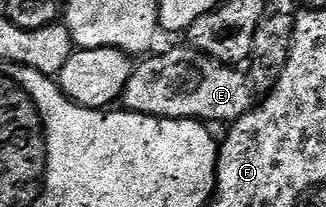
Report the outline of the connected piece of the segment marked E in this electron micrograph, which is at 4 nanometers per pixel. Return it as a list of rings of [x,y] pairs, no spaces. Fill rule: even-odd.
[[[186,44],[164,54],[152,53],[132,69],[121,99],[122,109],[154,118],[194,118],[204,124],[236,122],[253,109],[257,94],[250,77],[234,65],[219,62]],[[152,57],[152,58],[151,58]],[[256,97],[256,98],[255,98]]]

